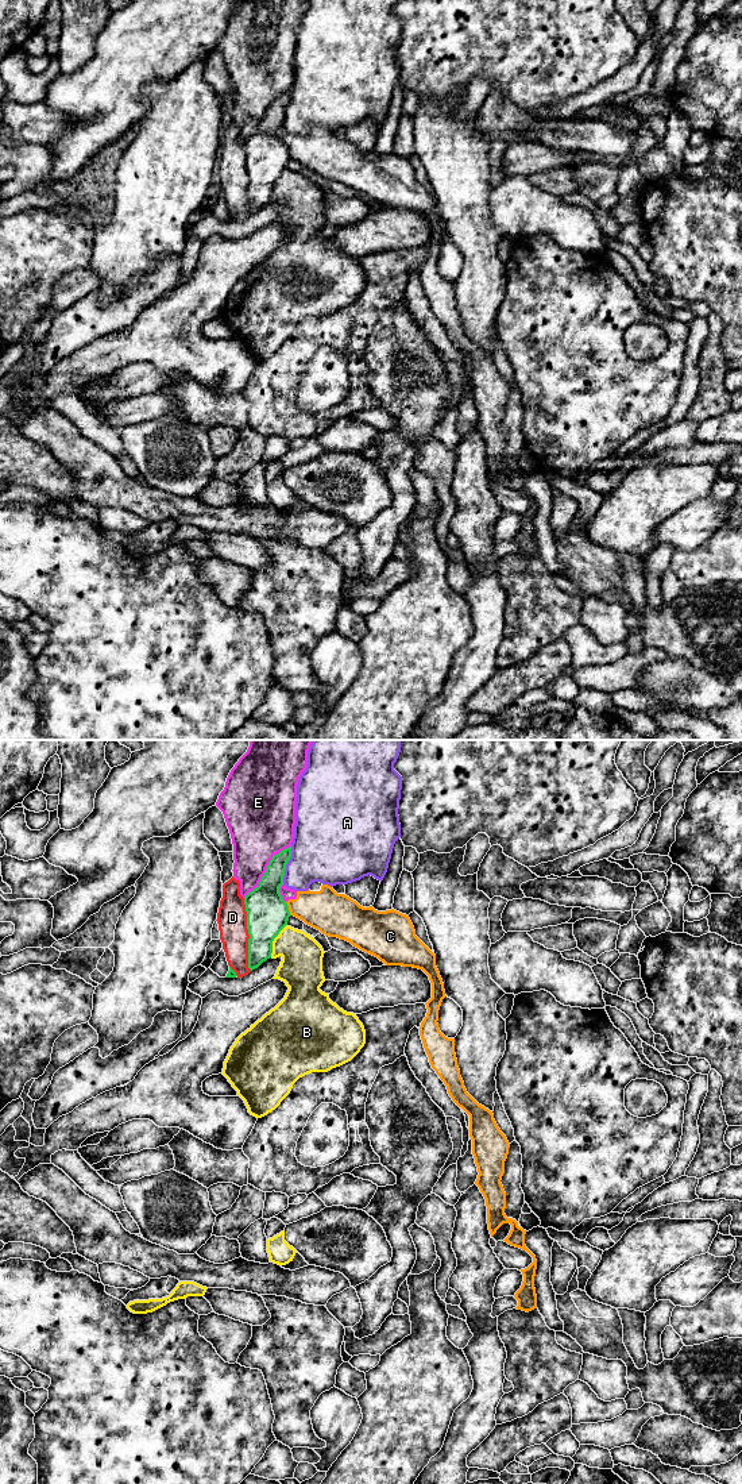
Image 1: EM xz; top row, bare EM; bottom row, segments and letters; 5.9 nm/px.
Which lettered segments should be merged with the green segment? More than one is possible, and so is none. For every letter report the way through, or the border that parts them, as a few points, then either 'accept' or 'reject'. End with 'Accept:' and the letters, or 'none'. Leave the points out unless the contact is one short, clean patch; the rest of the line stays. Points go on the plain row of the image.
A: reject
B: reject
C: border xz (285, 146), (290, 158); reject
D: reject
E: reject
Accept: none

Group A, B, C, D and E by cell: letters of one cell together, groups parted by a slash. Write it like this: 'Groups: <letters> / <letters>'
Groups: A / B / C E / D

